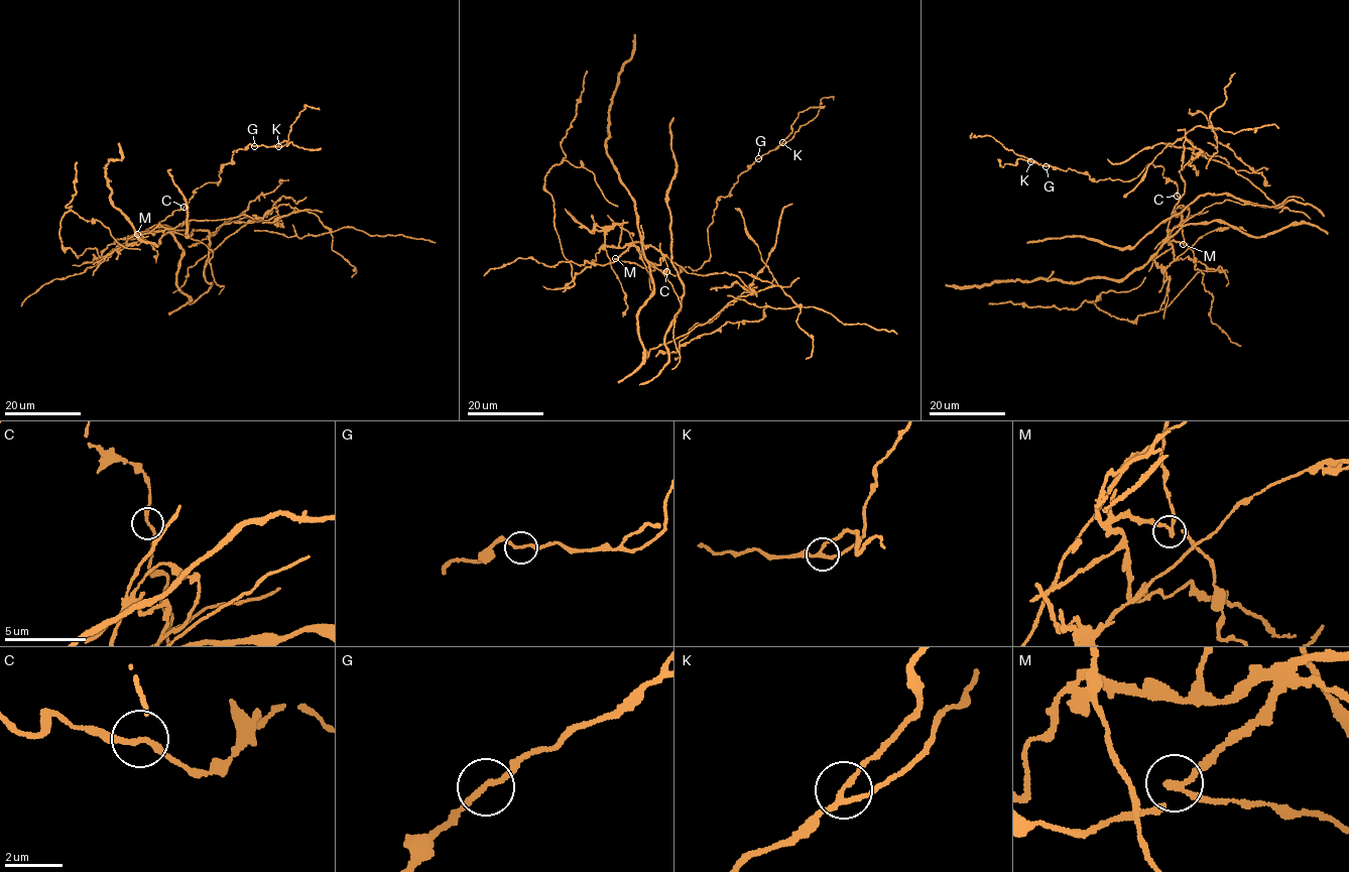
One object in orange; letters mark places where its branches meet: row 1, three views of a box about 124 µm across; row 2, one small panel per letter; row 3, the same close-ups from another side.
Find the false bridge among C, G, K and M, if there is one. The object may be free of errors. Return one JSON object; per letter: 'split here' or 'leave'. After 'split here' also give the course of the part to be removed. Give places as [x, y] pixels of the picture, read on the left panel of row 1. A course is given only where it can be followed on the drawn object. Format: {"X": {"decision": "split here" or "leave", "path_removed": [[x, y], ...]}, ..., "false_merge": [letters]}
{"C": {"decision": "leave"}, "G": {"decision": "leave"}, "K": {"decision": "leave"}, "M": {"decision": "split here", "path_removed": [[137, 234], [194, 220], [247, 215], [276, 222], [245, 217], [208, 234], [215, 234], [260, 195], [288, 179]]}, "false_merge": ["M"]}

